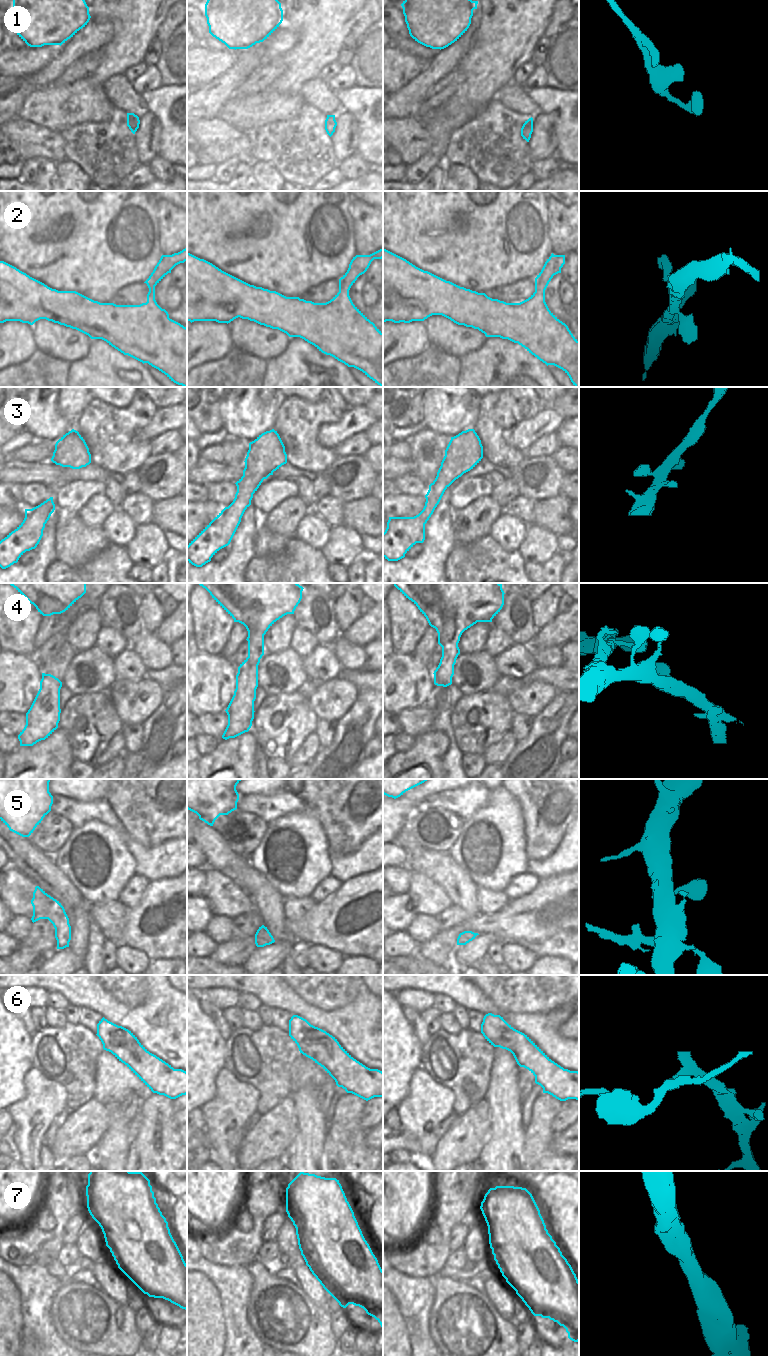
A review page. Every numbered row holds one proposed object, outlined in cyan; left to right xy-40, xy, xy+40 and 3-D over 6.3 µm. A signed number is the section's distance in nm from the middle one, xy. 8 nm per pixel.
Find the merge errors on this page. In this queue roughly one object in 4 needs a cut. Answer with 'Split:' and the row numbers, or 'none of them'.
Split: 6

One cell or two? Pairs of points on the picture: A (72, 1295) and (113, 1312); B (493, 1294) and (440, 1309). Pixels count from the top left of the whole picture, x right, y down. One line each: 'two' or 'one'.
A: one
B: two

